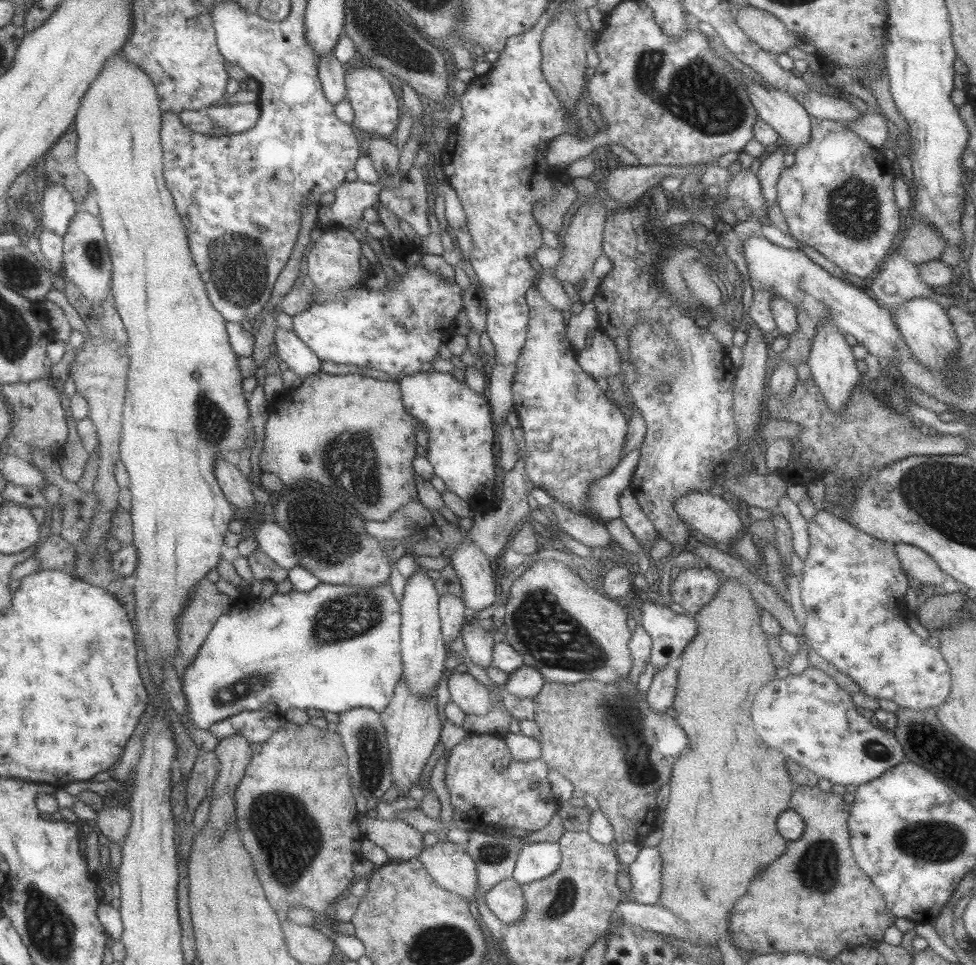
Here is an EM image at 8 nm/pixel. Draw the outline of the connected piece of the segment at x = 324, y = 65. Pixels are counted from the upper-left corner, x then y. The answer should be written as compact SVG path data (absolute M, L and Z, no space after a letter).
M333 51L319 56L317 62L318 78L323 94L329 104L335 105L345 98L345 69L346 67L335 59Z

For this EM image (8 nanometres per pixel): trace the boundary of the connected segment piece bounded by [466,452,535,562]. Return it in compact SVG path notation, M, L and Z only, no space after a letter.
M523 452L514 463L513 468L504 472L502 499L497 500L495 505L485 509L482 513L475 513L471 518L472 526L466 533L467 540L471 540L473 544L477 544L477 548L485 554L485 558L488 558L489 562L503 553L511 539L509 532L513 530L513 527L519 520L521 521L521 518L528 515L530 510L527 504L527 495L535 487L532 486L533 484L527 478L527 474L524 472L524 466L525 454Z

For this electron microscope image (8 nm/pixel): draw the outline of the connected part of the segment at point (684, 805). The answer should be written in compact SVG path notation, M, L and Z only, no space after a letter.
M723 577L721 580L721 586L717 588L717 592L713 594L713 598L709 602L705 603L705 606L695 612L690 614L691 619L697 623L697 630L691 638L691 642L683 648L681 655L681 665L677 669L677 687L676 694L674 695L674 700L672 703L673 710L677 713L674 719L680 728L683 728L687 738L689 739L689 745L687 749L677 758L677 761L672 765L671 778L669 778L669 796L668 801L663 808L664 810L664 820L659 826L659 829L663 832L663 837L660 843L656 846L659 850L659 856L661 856L661 894L658 900L659 904L670 910L679 918L685 922L689 934L693 938L699 938L707 944L711 944L715 947L715 942L719 940L727 940L730 938L729 932L729 914L731 908L733 908L733 902L745 894L751 878L761 872L767 864L771 864L779 854L785 852L785 846L787 846L787 841L778 834L776 830L776 821L780 814L789 809L789 796L794 790L794 784L791 784L791 778L787 776L785 772L785 760L781 754L769 750L767 746L763 746L763 742L753 734L751 730L751 720L749 720L749 706L751 706L751 698L753 694L757 692L759 686L767 684L769 680L773 680L781 674L773 664L773 658L771 652L768 648L769 638L761 630L760 618L761 608L757 605L754 598L749 592L749 588L745 584L741 584L739 580L735 578Z

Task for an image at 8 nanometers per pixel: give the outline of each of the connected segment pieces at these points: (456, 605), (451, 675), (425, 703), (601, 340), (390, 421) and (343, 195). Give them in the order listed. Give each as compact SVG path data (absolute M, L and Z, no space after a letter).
M449 593L438 597L438 616L445 647L459 636L465 613L461 598Z
M464 669L447 672L447 688L453 702L465 714L484 716L490 708L488 688L477 682Z
M403 676L399 678L390 702L379 713L385 730L391 780L399 788L399 797L405 797L407 790L415 782L418 782L417 778L419 778L427 759L431 756L431 752L433 752L433 748L435 748L439 740L442 728L436 712L435 691L427 699L417 697L408 690L404 680Z
M597 327L590 331L588 345L576 353L577 364L594 379L621 373L621 360L609 334Z
M319 371L317 374L311 374L311 376L302 378L299 386L283 389L283 392L279 394L276 400L268 404L267 419L263 429L262 450L258 455L258 466L261 472L275 474L281 480L284 487L297 486L297 484L307 485L305 482L321 484L323 490L329 490L329 492L337 495L341 494L341 498L345 498L345 502L349 502L351 508L355 508L355 512L359 512L363 520L381 522L387 520L392 512L395 512L397 508L407 504L407 502L411 502L411 500L418 501L418 493L415 489L415 476L413 475L414 471L411 467L411 460L415 458L416 442L414 432L417 428L421 428L421 423L405 411L398 381L391 381L390 379L385 381L377 380L357 373L333 375Z
M355 179L343 181L335 190L335 200L327 206L318 206L317 225L322 228L339 226L346 228L352 226L358 228L357 223L362 219L363 210L379 202L379 180L375 184L367 184Z

